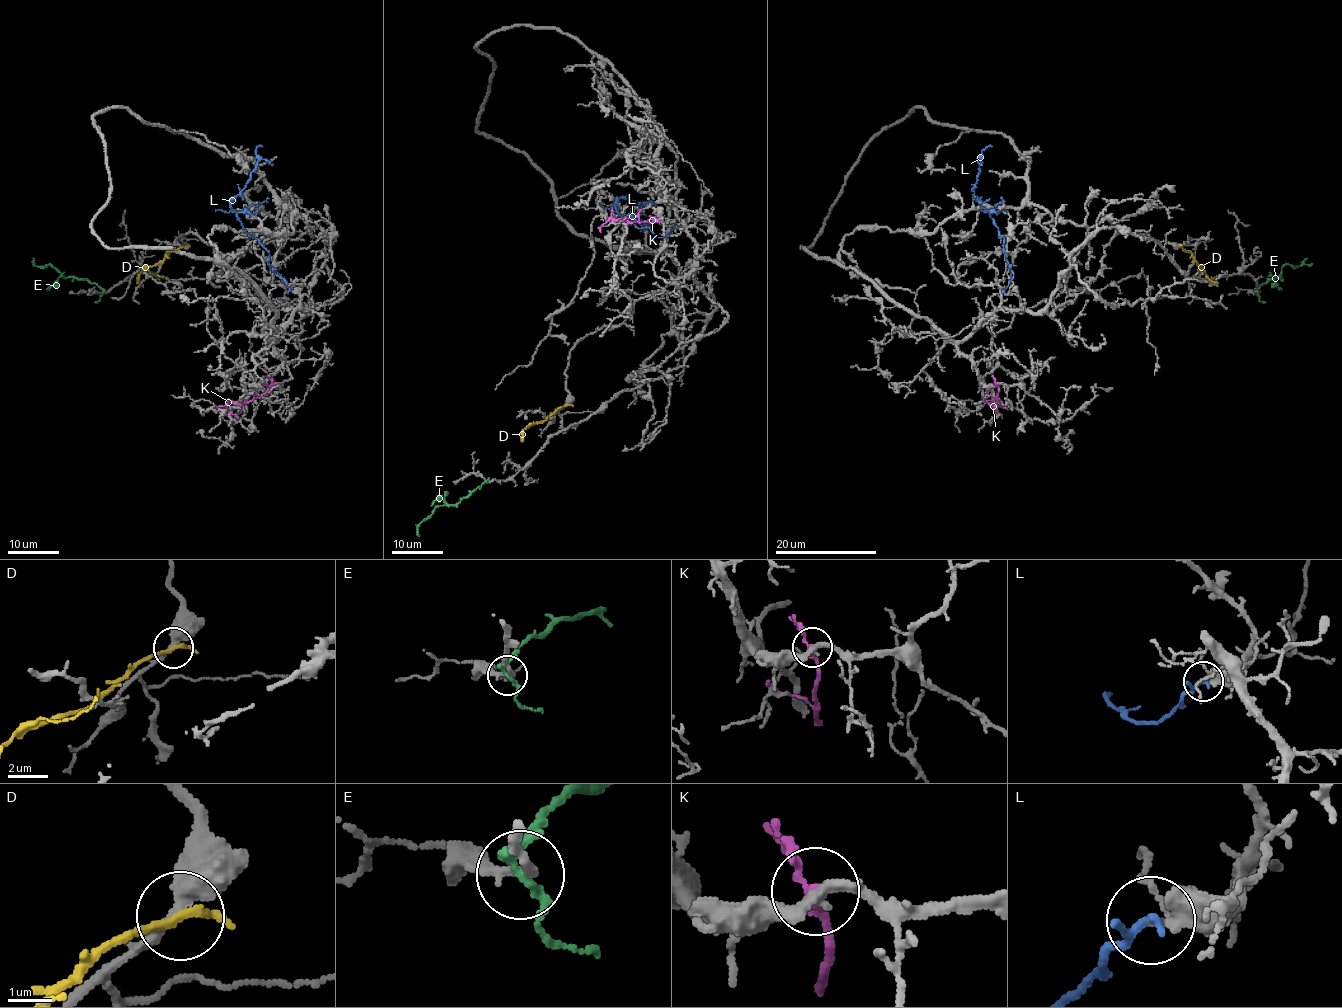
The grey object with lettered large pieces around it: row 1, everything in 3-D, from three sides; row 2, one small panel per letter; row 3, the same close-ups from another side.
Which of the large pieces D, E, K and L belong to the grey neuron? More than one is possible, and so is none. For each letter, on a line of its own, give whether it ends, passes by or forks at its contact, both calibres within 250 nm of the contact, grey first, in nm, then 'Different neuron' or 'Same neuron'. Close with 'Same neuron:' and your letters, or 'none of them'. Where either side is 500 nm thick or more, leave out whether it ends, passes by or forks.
D: It passes by. Thickness 400 nm (grey) against 170 nm. Different neuron
E: It passes by. Thickness 220 nm (grey) against 240 nm. Different neuron
K: It passes by. Thickness 360 nm (grey) against 260 nm. Different neuron
L: It passes by. Thickness 320 nm (grey) against 160 nm. Same neuron
Same neuron: L

